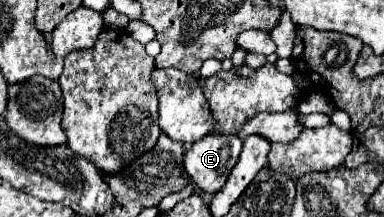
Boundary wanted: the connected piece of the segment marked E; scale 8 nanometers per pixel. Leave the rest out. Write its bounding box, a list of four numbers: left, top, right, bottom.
[183,135,243,193]

